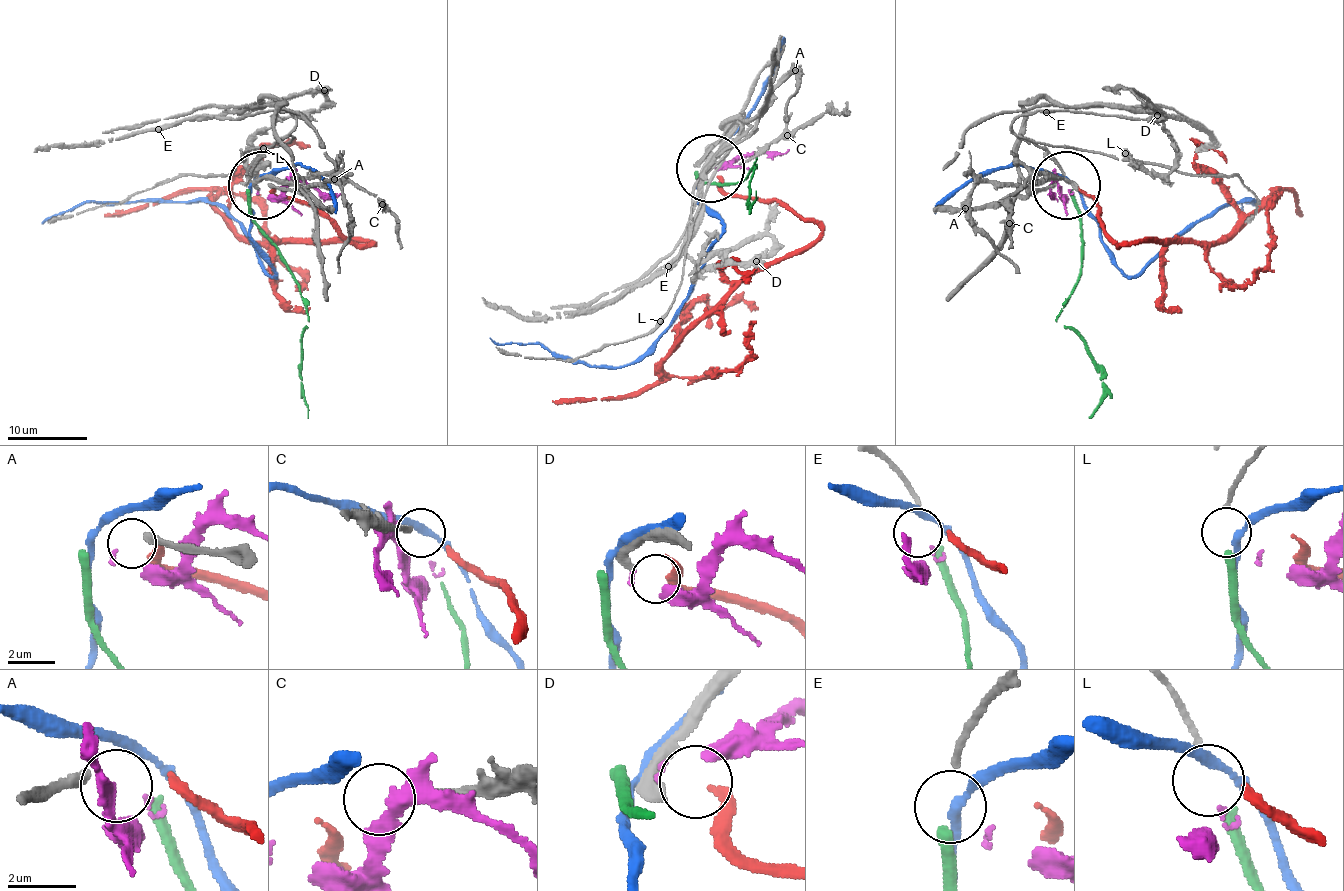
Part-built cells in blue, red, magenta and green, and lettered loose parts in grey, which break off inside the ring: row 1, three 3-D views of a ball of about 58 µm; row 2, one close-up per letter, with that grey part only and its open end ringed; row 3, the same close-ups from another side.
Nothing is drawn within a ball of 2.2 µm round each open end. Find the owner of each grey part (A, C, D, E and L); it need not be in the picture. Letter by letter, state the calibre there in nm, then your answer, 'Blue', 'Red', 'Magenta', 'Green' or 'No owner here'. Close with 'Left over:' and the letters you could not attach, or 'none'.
A: Thickness 320 nm. Magenta
C: Thickness 220 nm. No owner here
D: Thickness 400 nm. No owner here
E: Thickness 200 nm. No owner here
L: Thickness 170 nm. No owner here
Left over: C, D, E, L

